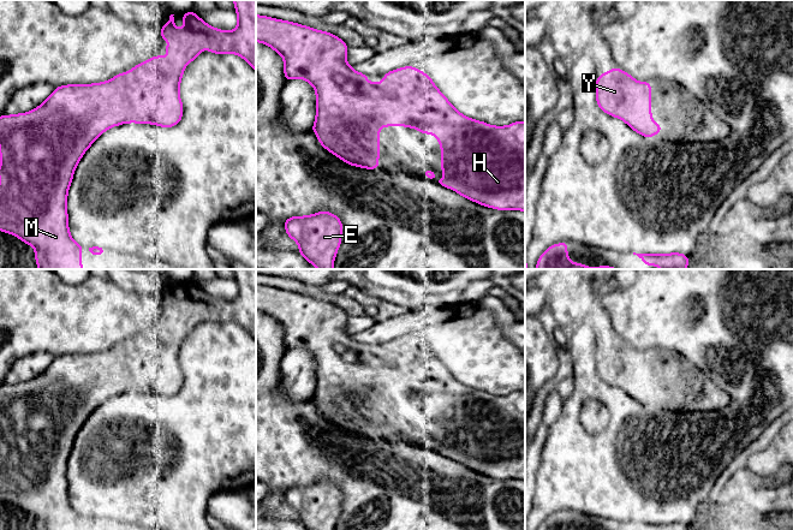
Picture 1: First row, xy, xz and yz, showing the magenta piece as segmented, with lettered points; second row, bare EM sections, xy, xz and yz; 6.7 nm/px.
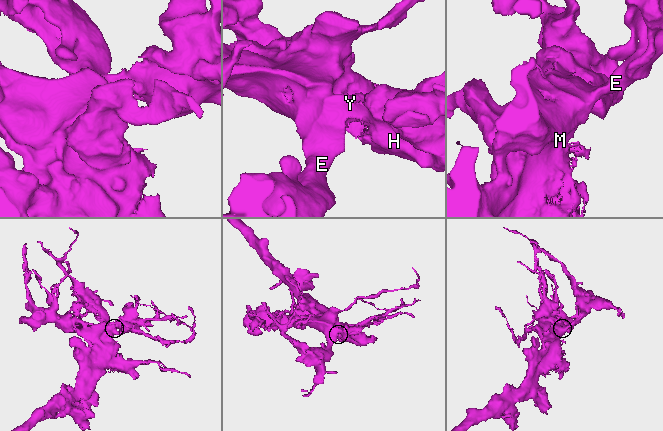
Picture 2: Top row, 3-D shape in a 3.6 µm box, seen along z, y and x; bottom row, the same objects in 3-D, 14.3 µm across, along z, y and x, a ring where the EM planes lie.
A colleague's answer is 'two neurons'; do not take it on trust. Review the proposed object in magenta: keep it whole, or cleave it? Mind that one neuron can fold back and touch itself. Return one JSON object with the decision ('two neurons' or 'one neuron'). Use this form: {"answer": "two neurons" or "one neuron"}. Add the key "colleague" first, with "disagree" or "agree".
{"colleague": "disagree", "answer": "one neuron"}

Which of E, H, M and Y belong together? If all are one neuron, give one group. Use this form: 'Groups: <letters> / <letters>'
Groups: E H M Y

